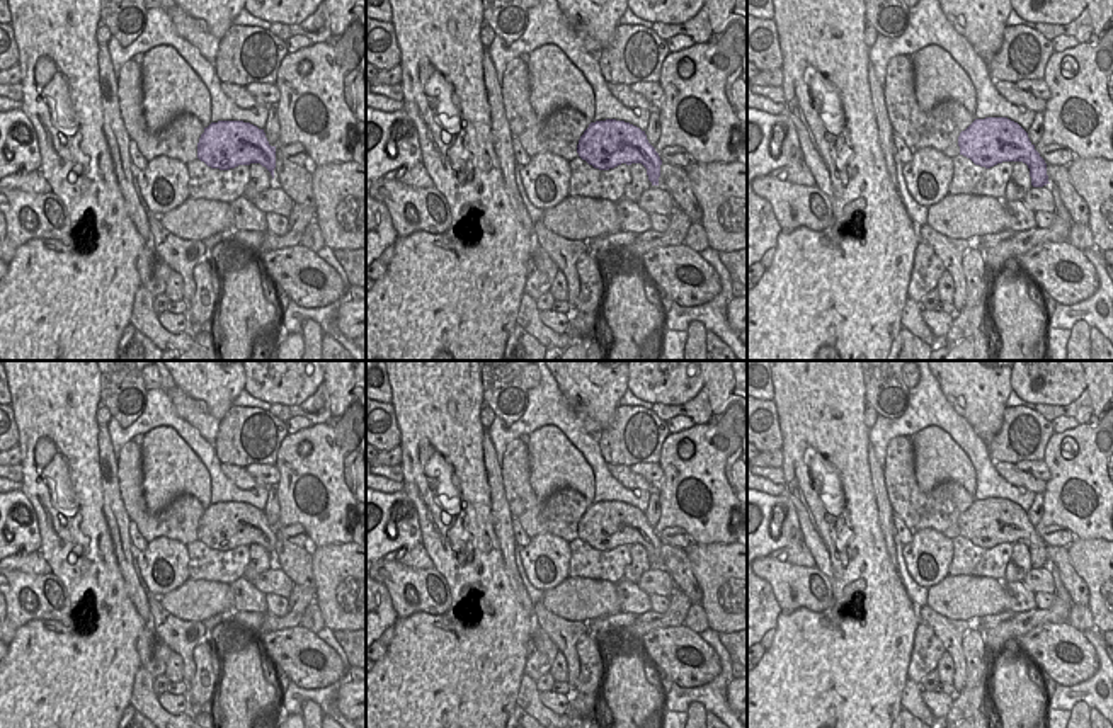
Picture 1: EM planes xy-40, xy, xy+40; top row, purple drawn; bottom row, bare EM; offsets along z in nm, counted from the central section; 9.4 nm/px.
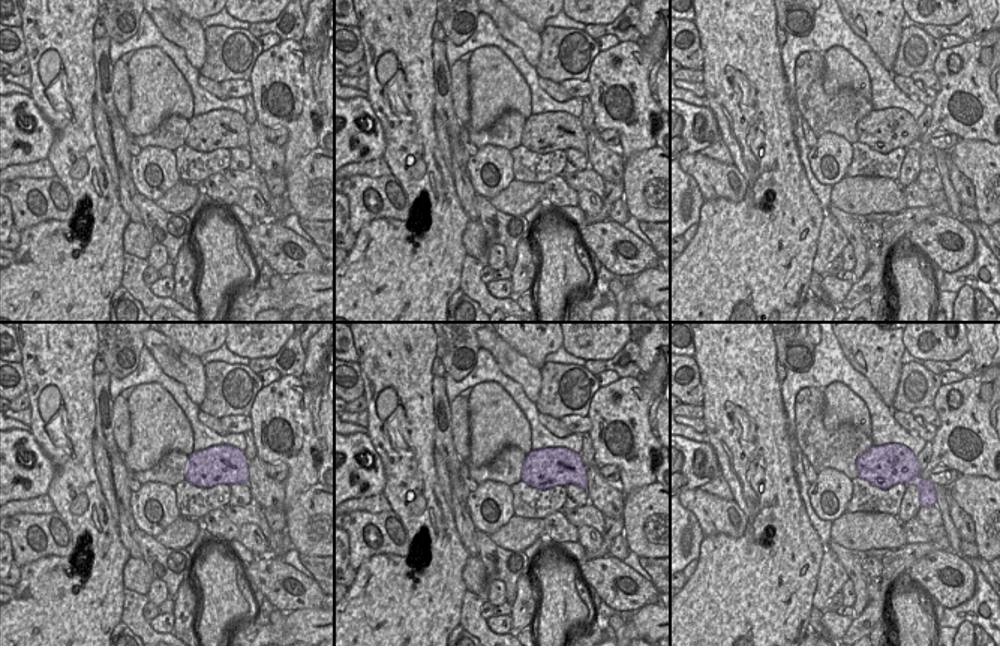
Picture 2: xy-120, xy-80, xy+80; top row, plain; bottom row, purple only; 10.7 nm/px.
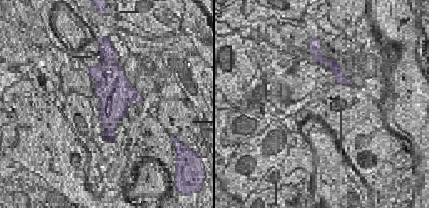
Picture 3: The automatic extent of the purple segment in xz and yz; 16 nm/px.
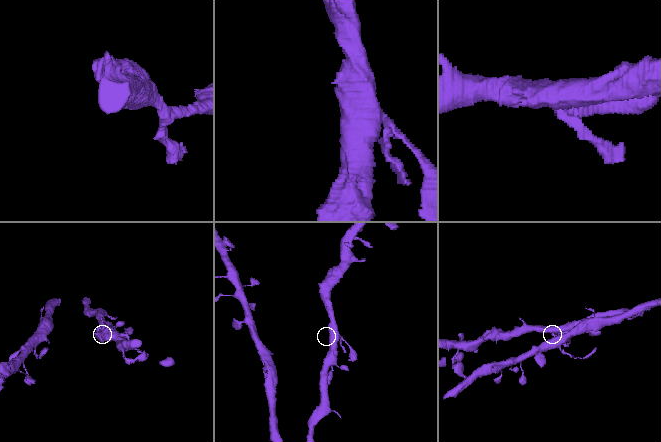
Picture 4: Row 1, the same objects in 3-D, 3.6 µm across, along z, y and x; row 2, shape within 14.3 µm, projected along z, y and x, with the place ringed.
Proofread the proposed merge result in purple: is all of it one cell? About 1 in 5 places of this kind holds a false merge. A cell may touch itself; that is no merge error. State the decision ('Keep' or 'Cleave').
Keep.

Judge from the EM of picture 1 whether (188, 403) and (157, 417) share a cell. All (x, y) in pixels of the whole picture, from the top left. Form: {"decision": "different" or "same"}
{"decision": "different"}

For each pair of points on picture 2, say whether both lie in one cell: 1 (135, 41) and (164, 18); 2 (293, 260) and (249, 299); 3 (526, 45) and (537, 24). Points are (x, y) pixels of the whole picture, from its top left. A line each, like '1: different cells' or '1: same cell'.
1: different cells
2: different cells
3: different cells

